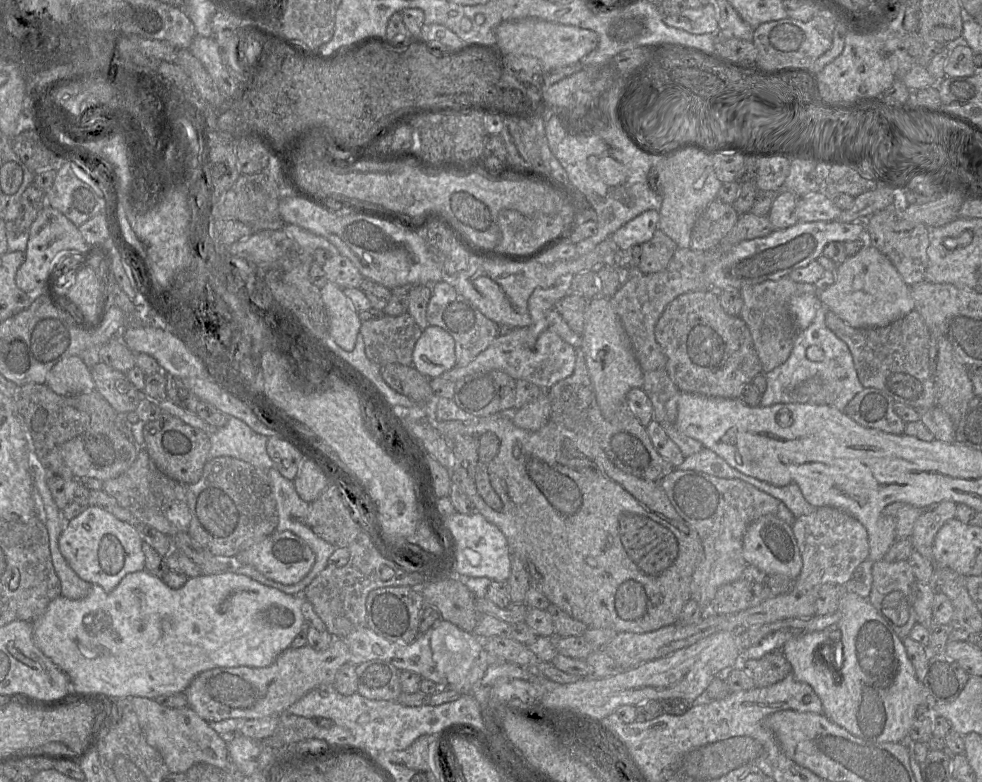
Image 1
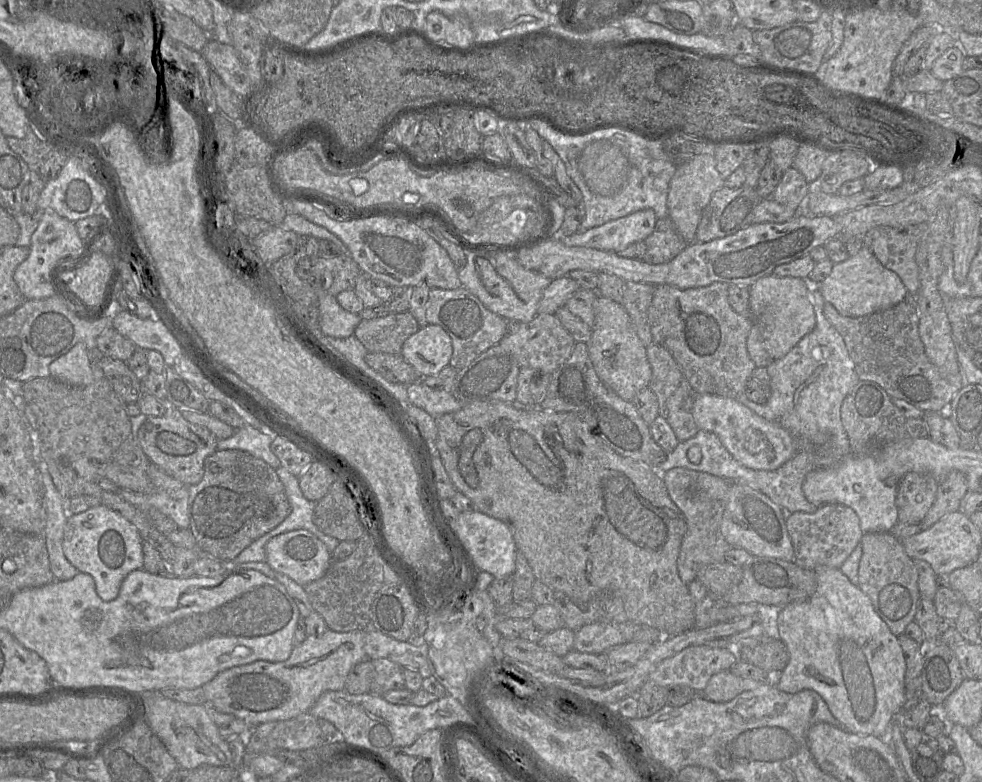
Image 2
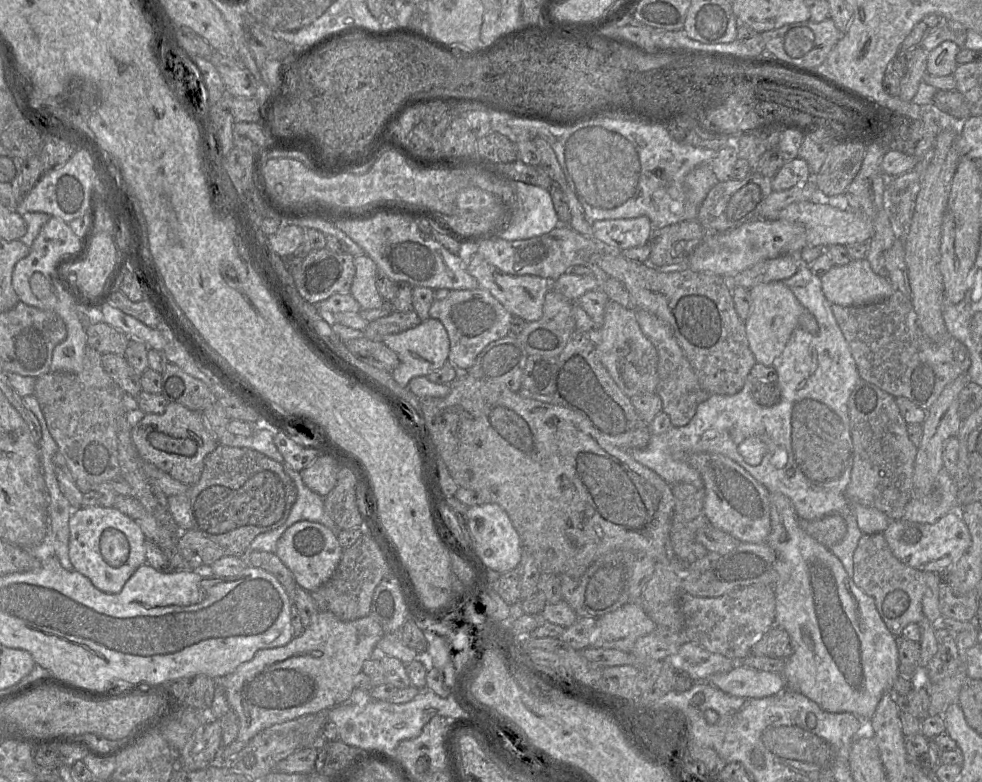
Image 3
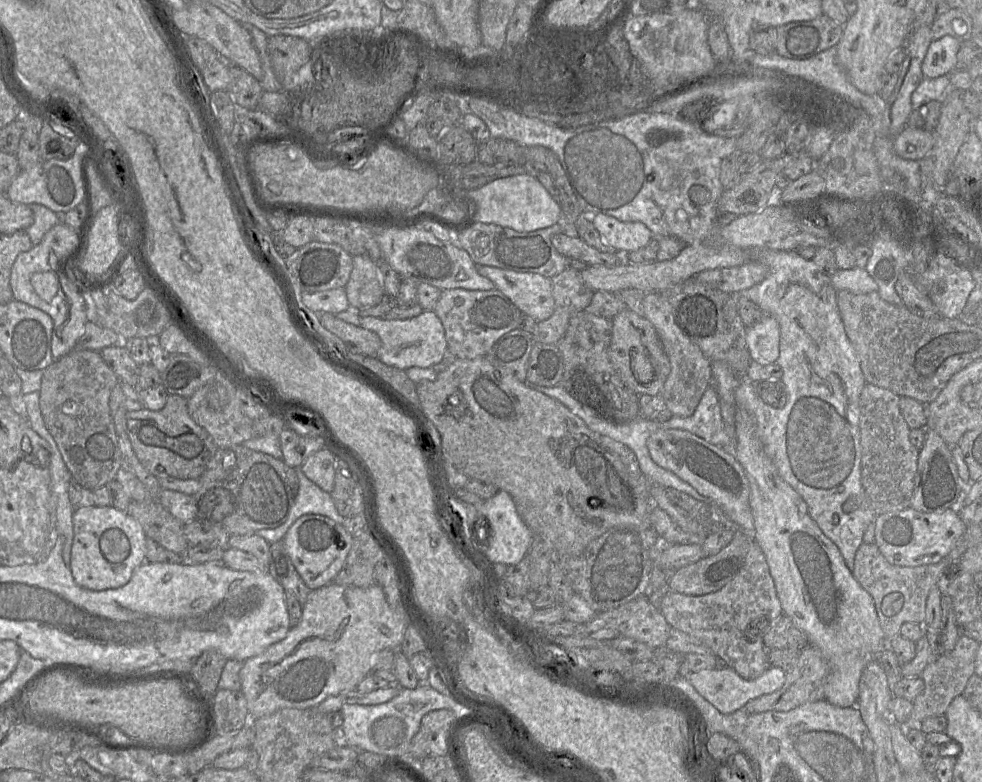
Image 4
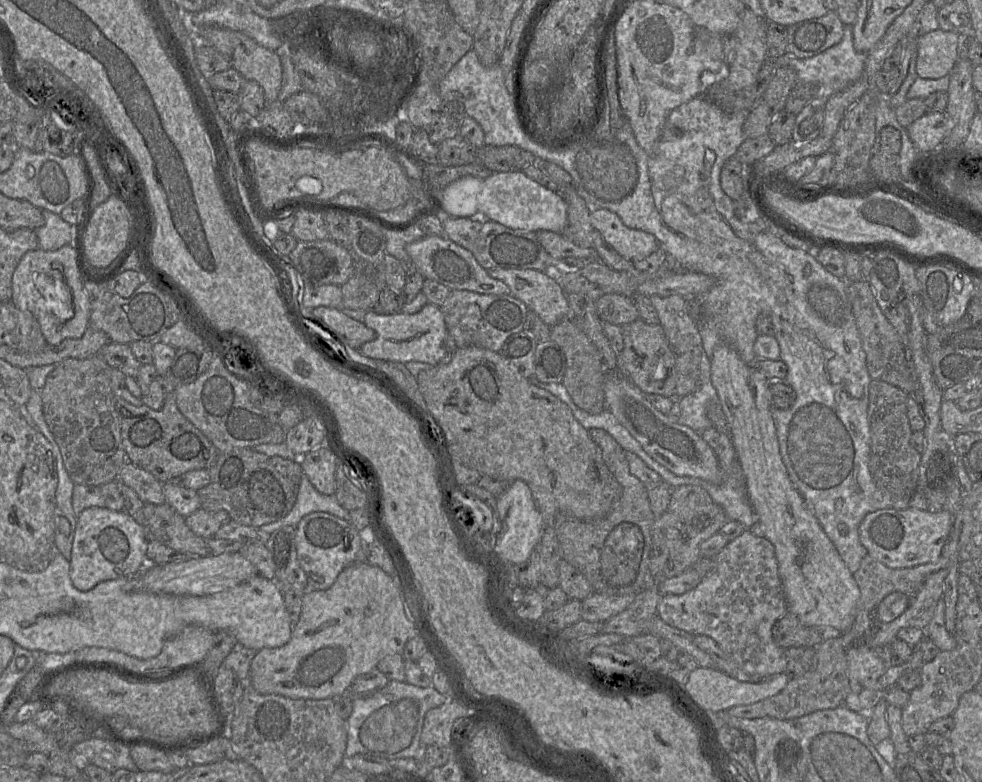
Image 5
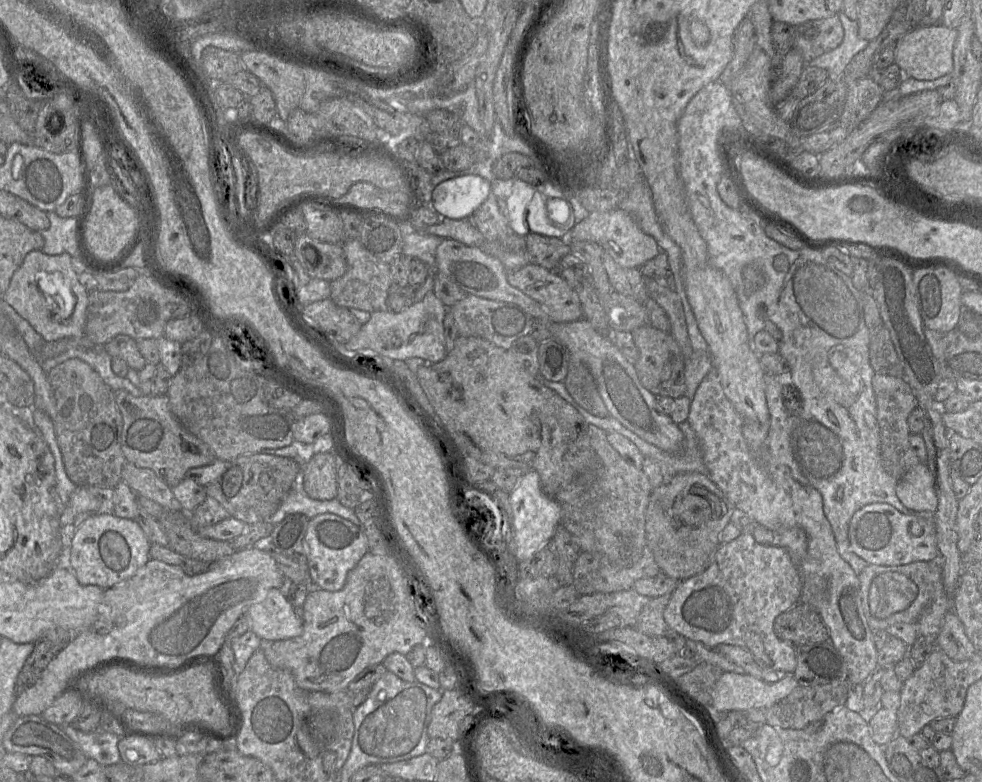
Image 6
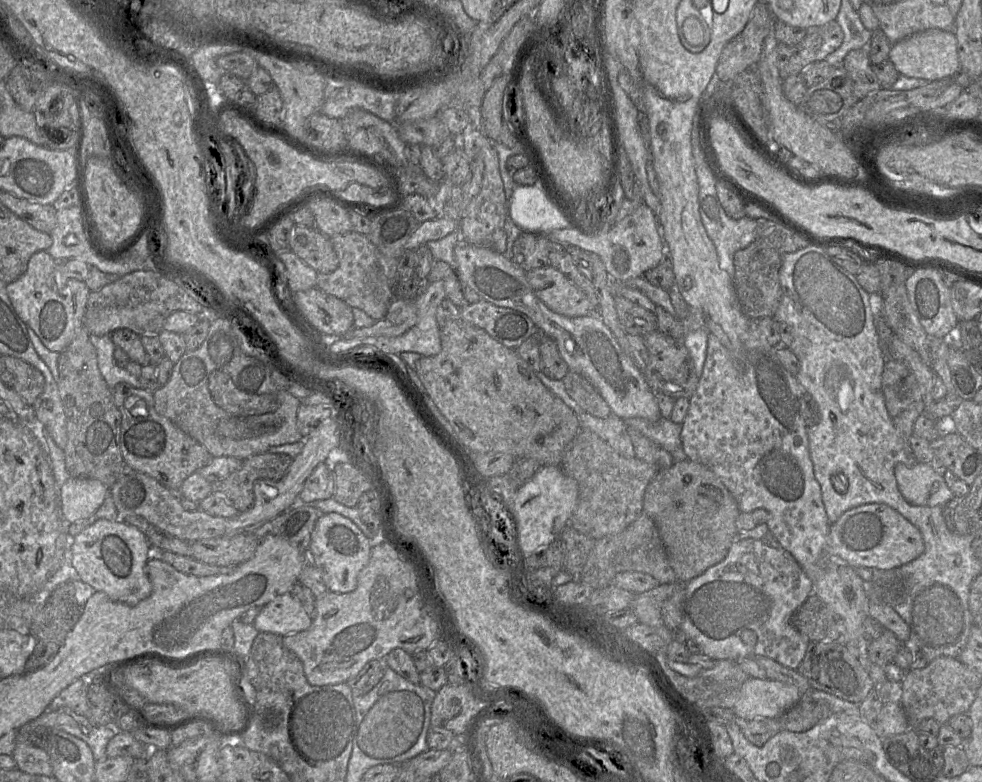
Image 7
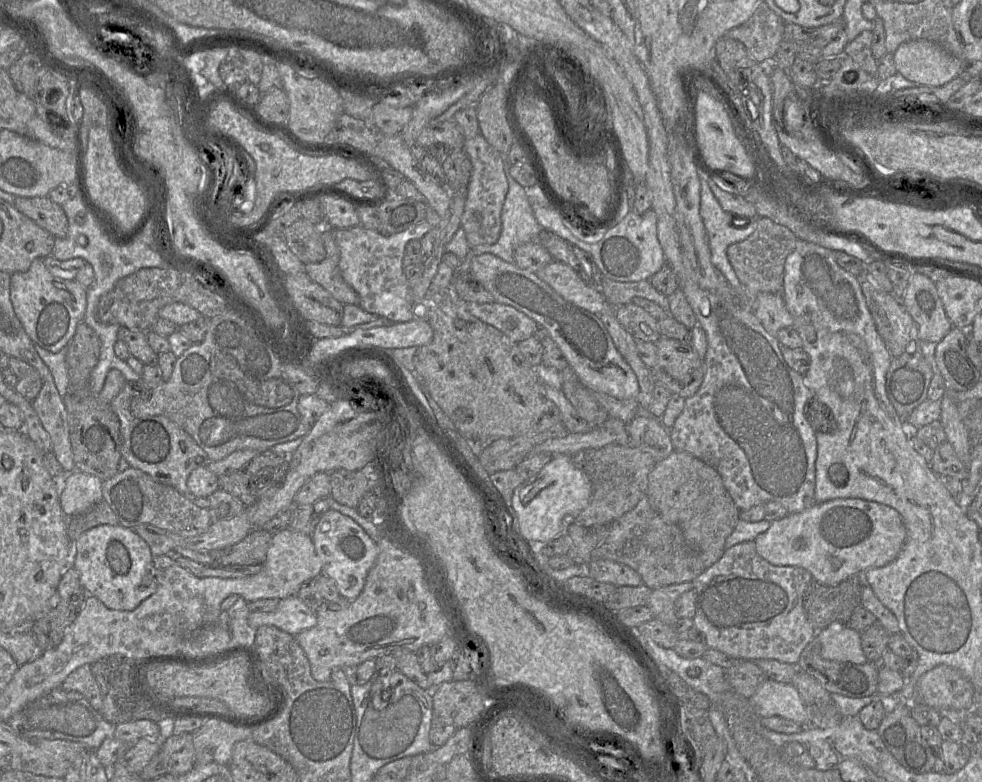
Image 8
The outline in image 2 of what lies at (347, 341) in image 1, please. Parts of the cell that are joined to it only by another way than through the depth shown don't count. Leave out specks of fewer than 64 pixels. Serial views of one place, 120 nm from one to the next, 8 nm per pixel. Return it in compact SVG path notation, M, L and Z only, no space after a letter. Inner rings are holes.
M327 295L318 300L319 325L326 336L343 339L354 334L361 322L358 314L344 310L335 296Z

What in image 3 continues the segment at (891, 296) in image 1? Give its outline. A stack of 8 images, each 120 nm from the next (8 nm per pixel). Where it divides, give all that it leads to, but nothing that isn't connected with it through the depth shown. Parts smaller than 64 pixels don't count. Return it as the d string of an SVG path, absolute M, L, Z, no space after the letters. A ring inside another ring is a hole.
M866 258L833 266L821 281L826 299L841 306L866 305L886 299L896 291L888 278L872 270Z

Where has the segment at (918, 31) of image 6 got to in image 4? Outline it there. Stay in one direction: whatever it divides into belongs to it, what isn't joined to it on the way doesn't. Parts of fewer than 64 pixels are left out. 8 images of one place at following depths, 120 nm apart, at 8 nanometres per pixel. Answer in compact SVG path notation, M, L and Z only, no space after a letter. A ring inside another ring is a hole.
M948 35L932 40L921 66L924 77L937 78L951 74L957 68L960 43Z

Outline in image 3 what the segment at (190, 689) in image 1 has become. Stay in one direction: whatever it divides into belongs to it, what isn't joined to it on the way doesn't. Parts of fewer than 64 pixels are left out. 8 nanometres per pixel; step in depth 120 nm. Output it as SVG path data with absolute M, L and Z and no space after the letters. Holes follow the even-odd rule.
M320 611L303 634L288 644L259 650L251 660L221 679L228 703L239 719L236 740L250 741L274 724L329 710L350 700L363 663L376 655L376 644L384 634L380 623L371 615L342 621L329 611Z

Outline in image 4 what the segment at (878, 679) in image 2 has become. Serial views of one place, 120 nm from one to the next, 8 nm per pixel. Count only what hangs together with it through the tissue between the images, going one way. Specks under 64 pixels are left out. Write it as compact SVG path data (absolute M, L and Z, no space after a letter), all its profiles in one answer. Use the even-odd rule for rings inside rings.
M737 409L735 413L734 447L734 456L744 469L750 485L749 504L754 519L751 538L758 543L765 555L783 614L790 617L807 635L810 645L817 647L829 664L824 699L839 707L857 706L863 670L878 652L889 646L873 598L847 568L838 547L810 517L802 497L780 477L764 451L753 416L742 409Z

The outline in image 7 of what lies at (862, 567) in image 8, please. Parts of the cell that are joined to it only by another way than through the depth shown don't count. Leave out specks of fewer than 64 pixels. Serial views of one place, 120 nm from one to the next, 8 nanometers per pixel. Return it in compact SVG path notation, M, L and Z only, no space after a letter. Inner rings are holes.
M878 503L860 505L844 512L837 521L830 524L827 537L827 552L840 557L853 568L892 569L916 559L924 552L924 549L920 530L898 511L886 504Z

